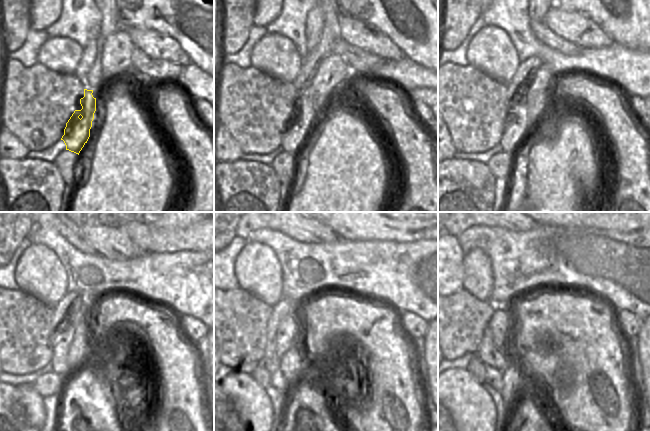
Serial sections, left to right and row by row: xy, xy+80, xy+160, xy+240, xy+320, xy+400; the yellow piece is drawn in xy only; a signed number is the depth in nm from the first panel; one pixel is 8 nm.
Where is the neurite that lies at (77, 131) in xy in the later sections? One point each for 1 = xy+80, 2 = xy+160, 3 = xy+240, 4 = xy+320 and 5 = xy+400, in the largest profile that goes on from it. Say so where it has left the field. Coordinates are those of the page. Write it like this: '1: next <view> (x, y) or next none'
1: next xy+80 (300, 123)
2: next xy+160 (516, 122)
3: next xy+240 (60, 342)
4: next xy+320 (282, 332)
5: next xy+400 (499, 324)

